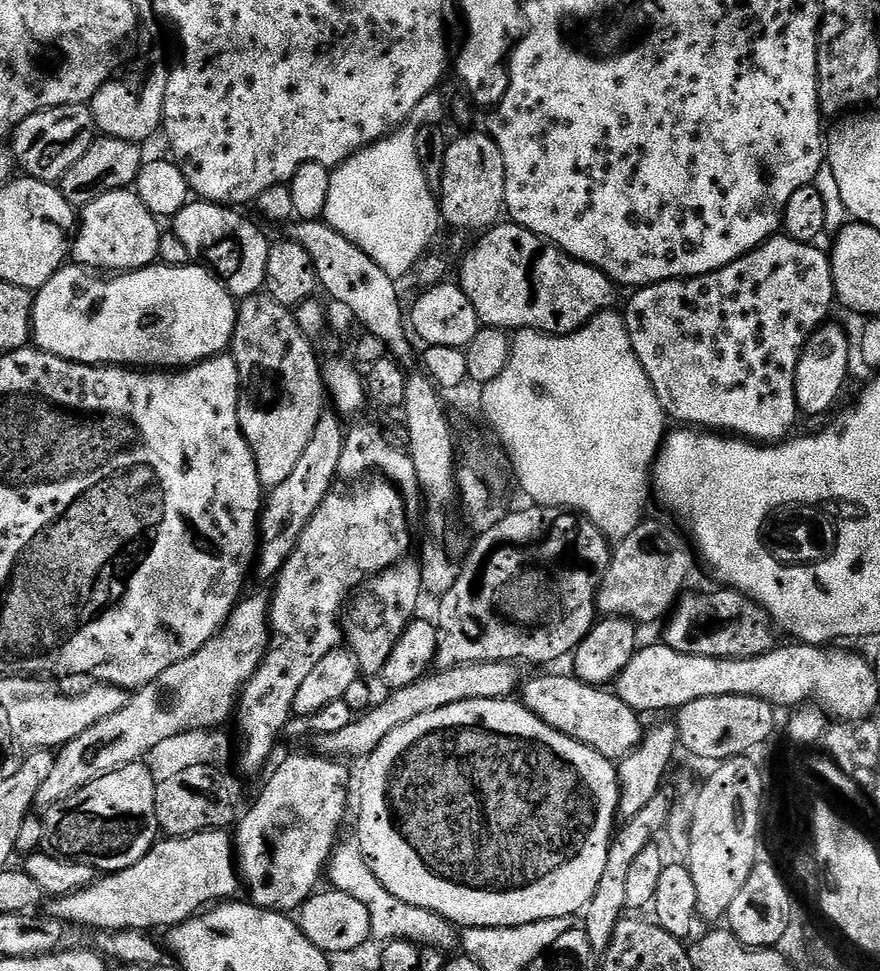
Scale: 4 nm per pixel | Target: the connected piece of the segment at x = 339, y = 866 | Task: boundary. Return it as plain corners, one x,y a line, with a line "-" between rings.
350,837
341,839
333,848
329,856
326,874
330,876
331,887
338,892
350,894
350,898
357,899
370,913
371,937
387,943
390,940
408,940
423,947
439,948
440,951
450,952
458,942
455,925
432,911
422,910
421,907
410,906
396,898
380,882
368,866
365,856
361,852
358,840

